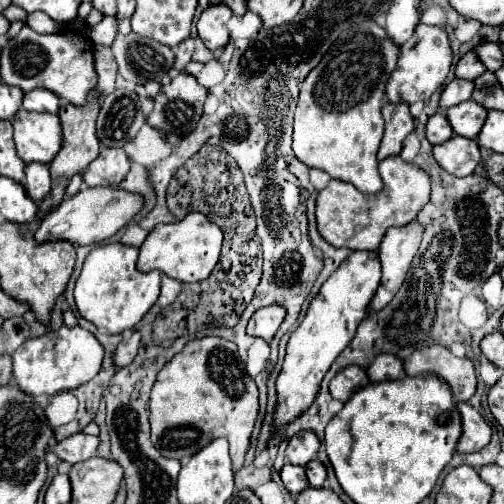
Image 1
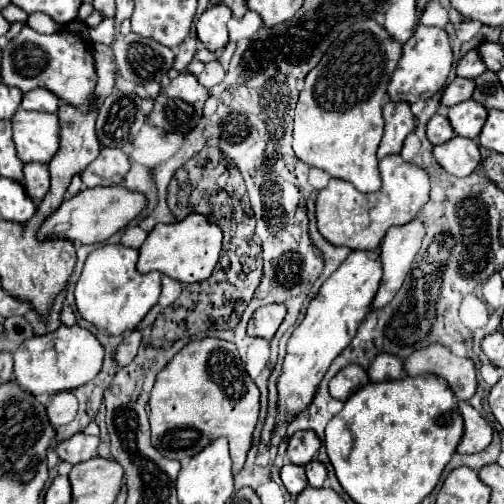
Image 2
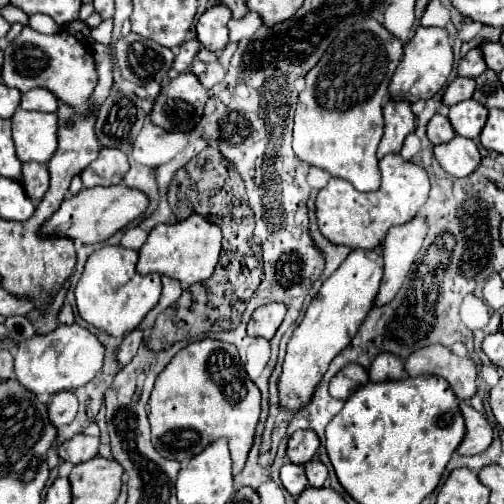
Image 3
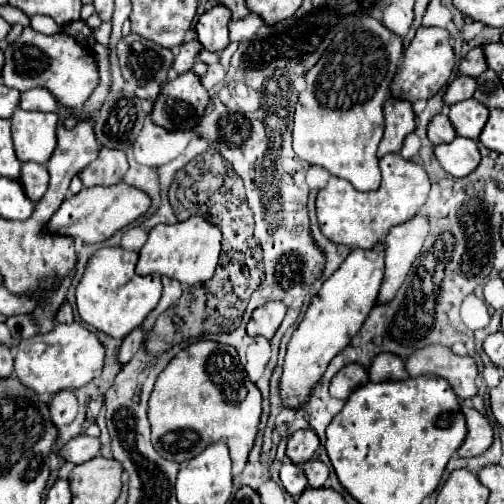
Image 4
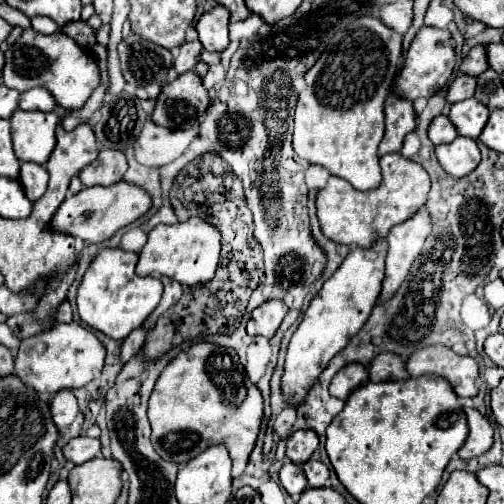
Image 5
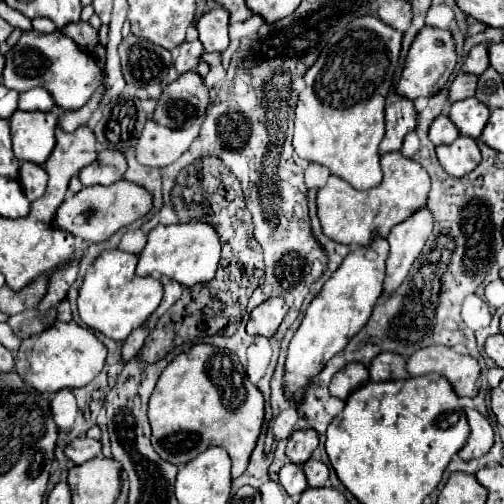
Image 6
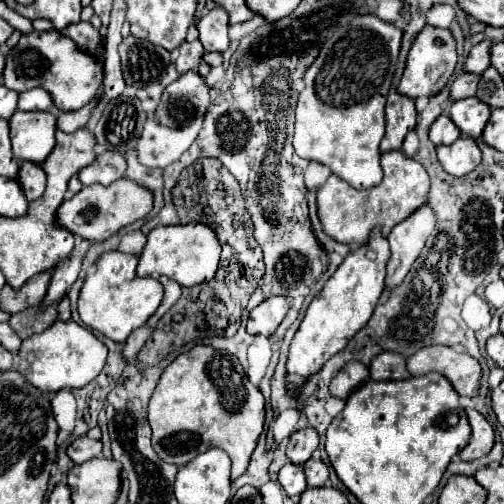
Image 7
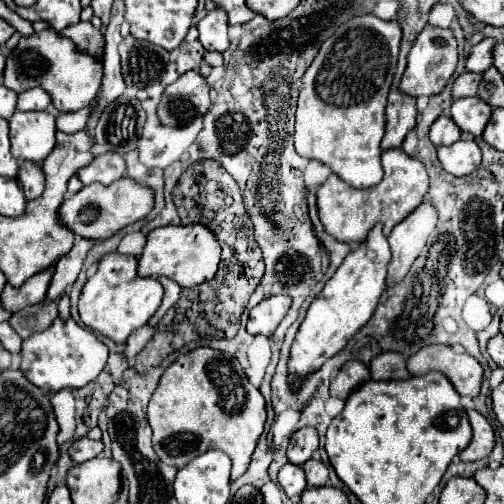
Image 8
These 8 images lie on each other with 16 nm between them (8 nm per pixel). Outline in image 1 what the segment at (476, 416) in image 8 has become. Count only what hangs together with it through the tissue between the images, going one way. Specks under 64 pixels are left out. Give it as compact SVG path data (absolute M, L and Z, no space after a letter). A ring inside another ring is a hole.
M458 402L458 412L462 416L462 436L456 444L458 452L478 452L482 450L492 436L490 426L484 422L484 418L468 404L468 402Z

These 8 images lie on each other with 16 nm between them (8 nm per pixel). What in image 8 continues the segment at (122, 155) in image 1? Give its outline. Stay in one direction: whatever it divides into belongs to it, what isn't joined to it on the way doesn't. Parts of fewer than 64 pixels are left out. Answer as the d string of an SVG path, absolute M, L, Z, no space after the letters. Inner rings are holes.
M116 152L100 154L92 160L92 164L78 170L78 178L84 186L94 184L94 182L100 182L100 184L108 186L108 184L120 180L124 174L126 174L126 162Z

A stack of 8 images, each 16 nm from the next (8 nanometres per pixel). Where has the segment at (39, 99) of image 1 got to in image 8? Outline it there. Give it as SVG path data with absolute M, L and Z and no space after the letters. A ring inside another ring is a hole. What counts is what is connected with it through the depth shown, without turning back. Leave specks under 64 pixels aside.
M32 88L18 96L16 108L18 110L48 110L50 104L52 104L52 100L50 100L48 92L44 92L42 88Z

